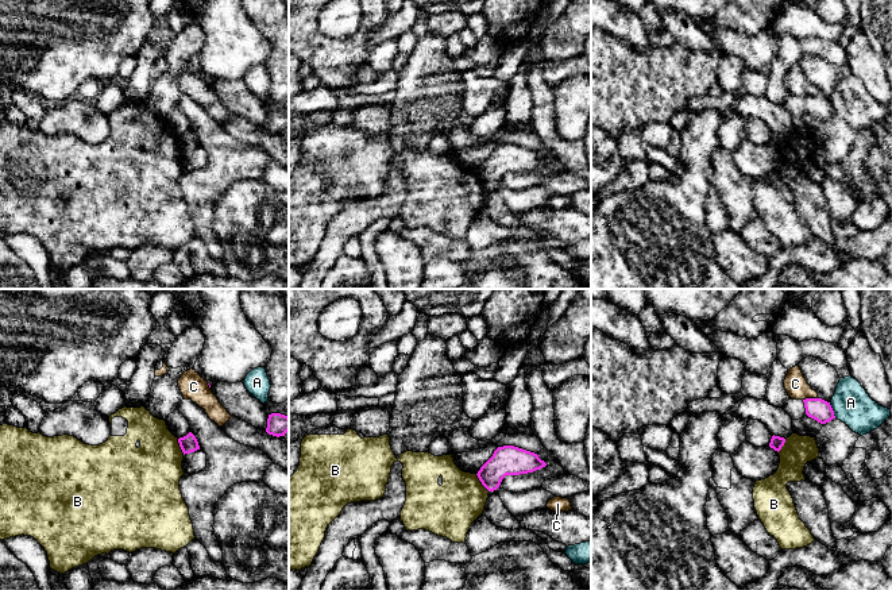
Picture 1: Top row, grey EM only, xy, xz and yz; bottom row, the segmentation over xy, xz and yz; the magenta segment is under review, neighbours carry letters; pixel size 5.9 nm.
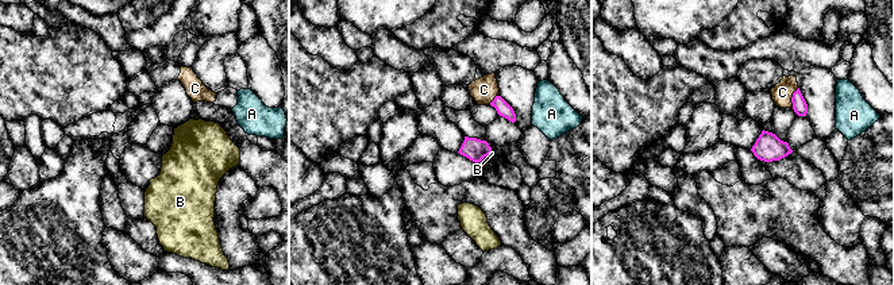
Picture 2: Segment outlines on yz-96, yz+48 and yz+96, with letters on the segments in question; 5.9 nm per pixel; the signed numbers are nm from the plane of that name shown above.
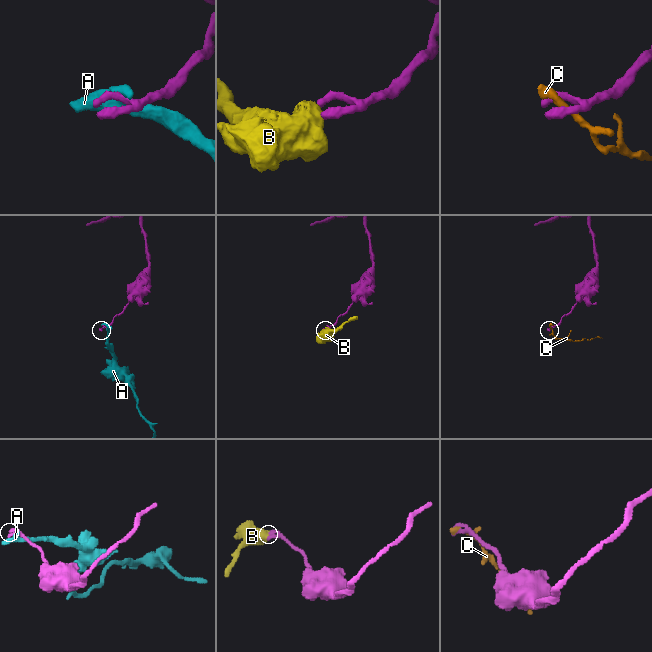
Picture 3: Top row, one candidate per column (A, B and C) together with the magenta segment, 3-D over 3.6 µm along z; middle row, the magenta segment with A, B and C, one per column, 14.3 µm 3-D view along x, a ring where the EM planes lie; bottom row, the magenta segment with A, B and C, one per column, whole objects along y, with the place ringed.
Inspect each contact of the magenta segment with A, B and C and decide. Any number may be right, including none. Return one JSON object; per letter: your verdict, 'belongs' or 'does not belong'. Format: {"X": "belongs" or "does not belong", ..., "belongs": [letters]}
{"A": "does not belong", "B": "does not belong", "C": "does not belong", "belongs": []}

